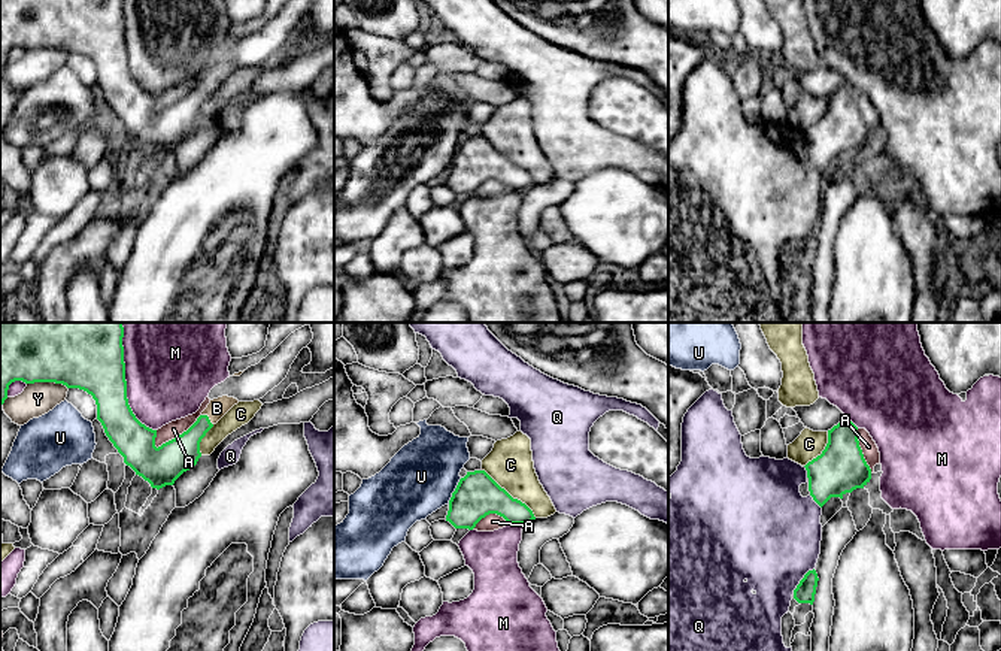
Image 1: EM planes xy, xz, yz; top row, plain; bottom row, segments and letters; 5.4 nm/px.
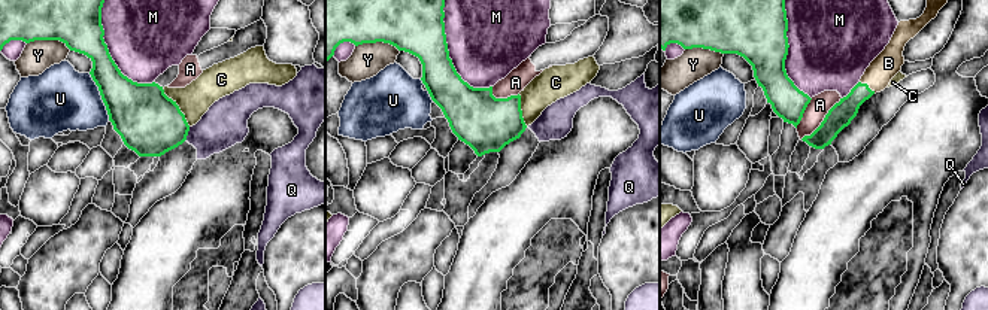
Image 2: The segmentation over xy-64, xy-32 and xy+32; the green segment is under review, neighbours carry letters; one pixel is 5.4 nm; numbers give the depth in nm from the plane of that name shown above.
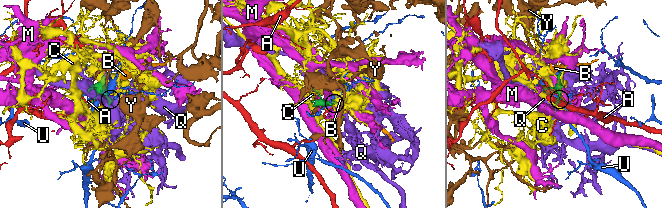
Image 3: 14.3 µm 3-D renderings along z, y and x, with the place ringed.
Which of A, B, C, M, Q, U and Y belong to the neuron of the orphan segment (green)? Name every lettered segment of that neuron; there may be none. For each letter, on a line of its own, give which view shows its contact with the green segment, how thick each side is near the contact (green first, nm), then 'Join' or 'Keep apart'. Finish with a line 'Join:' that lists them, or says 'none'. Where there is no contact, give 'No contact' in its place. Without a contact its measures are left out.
A: Touches green in xy. Thickness 220 nm (green) against 90 nm. Keep apart
B: Touches green in xy. Thickness 190 nm (green) against 100 nm. Join
C: Touches green in xz. Thickness 240 nm (green) against 240 nm. Keep apart
M: Touches green in xy. Thickness 320 nm (green) against 460 nm. Keep apart
Q: Touches green in yz. Thickness 110 nm (green) against 480 nm. Keep apart
U: Touches green in xz. Thickness 240 nm (green) against 380 nm. Keep apart
Y: Touches green in xy. Thickness 300 nm (green) against 180 nm. Keep apart
Join: B

